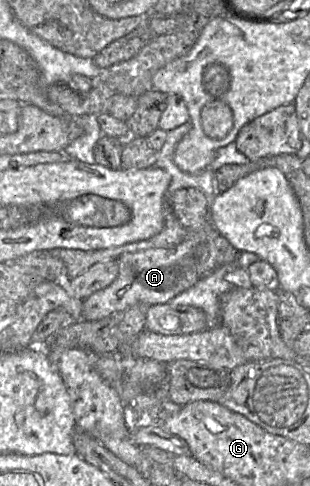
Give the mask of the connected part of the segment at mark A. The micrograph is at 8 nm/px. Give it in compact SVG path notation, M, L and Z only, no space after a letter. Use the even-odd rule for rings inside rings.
M196 188L175 191L171 194L171 208L186 229L183 241L171 248L150 249L119 256L116 279L83 301L82 320L96 321L114 313L123 313L138 304L168 303L218 267L237 263L239 251L210 221L207 198L202 191Z

